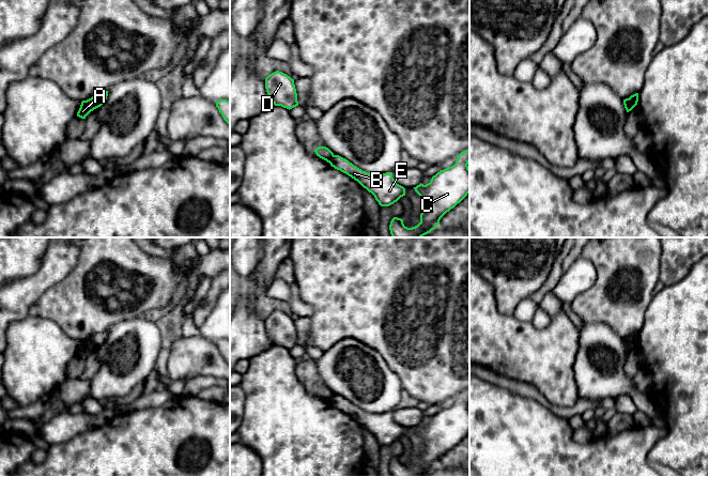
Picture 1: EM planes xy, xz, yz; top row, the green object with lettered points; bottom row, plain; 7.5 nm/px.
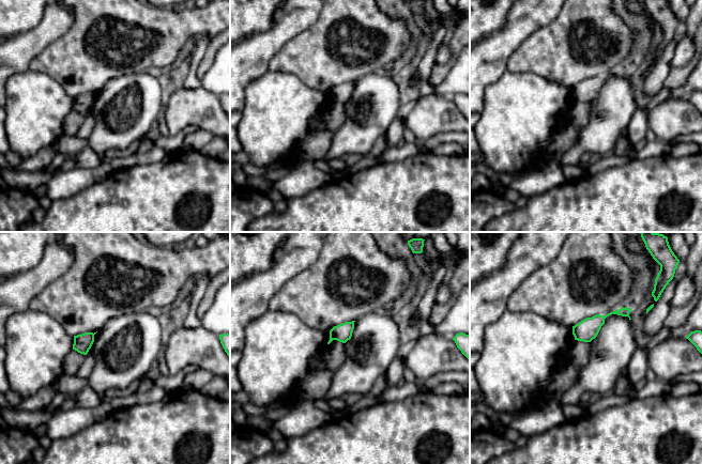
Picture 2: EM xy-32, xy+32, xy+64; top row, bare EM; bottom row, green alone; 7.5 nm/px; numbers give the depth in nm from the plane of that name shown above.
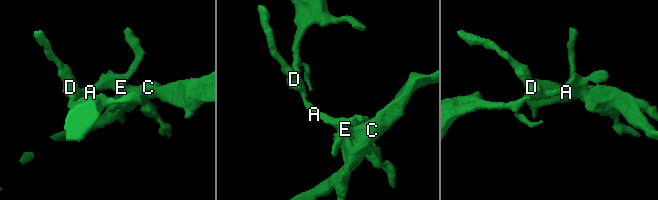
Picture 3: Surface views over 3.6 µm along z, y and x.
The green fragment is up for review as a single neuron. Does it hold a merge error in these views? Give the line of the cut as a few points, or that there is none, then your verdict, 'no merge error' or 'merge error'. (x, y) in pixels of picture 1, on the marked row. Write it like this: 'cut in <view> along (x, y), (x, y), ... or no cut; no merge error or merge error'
cut in xy along (90, 98), (96, 107); merge error

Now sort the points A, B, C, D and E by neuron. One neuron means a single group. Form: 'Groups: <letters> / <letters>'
Groups: A D / B C E

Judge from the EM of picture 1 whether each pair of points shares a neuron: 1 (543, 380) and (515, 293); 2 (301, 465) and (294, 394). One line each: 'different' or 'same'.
1: different
2: same

